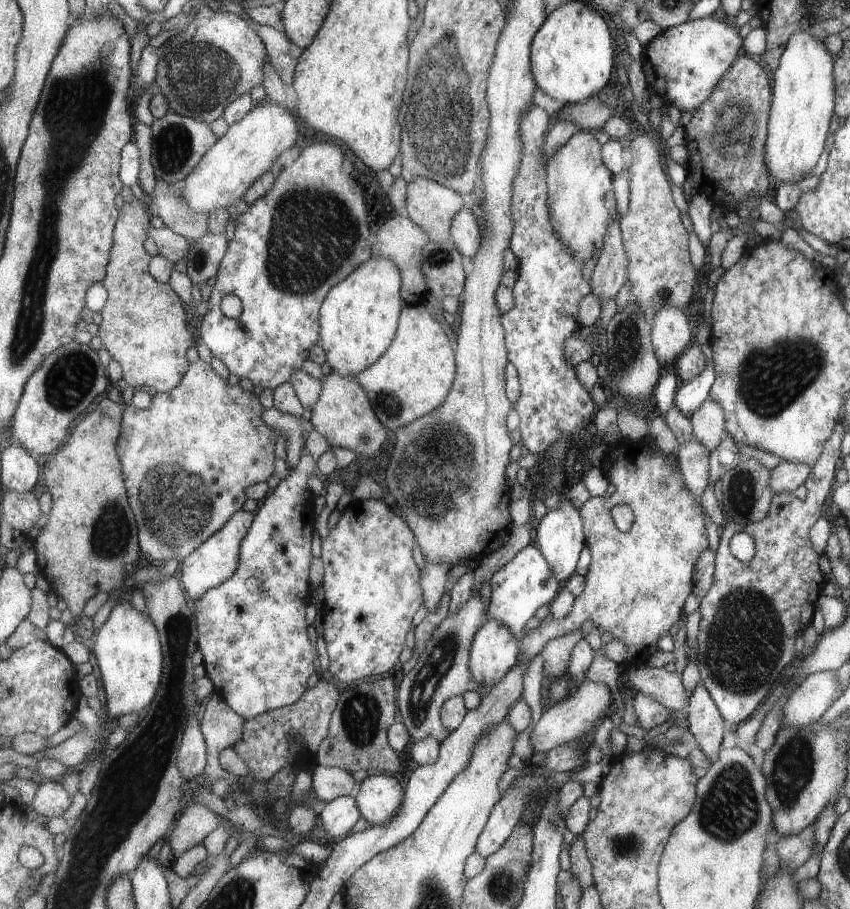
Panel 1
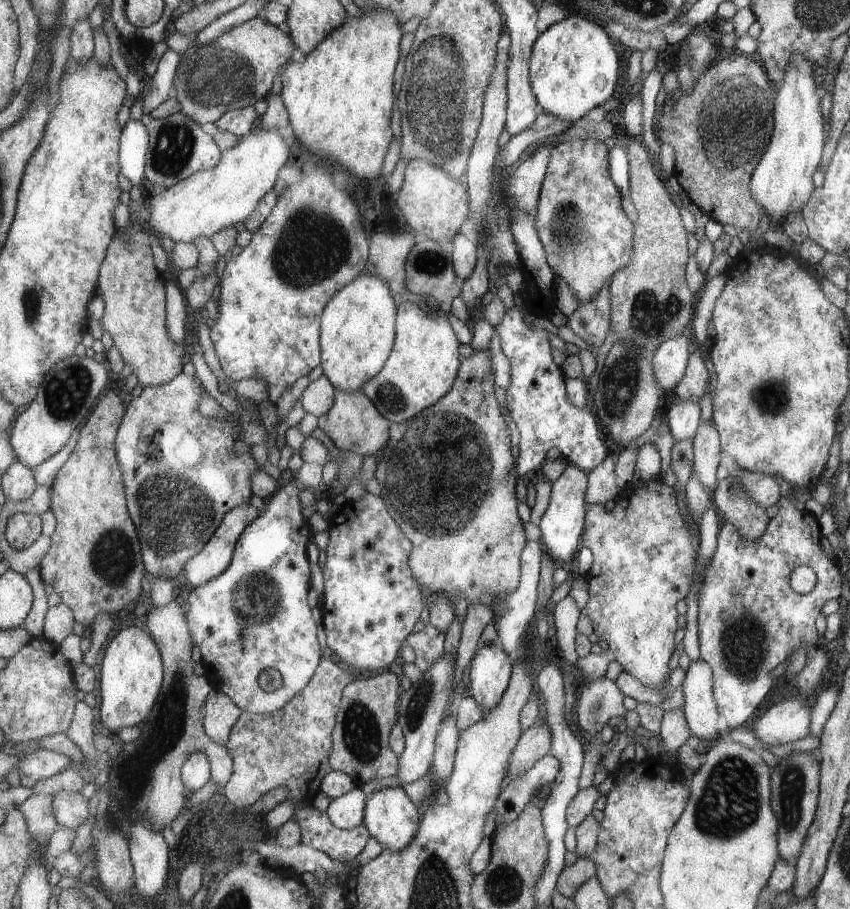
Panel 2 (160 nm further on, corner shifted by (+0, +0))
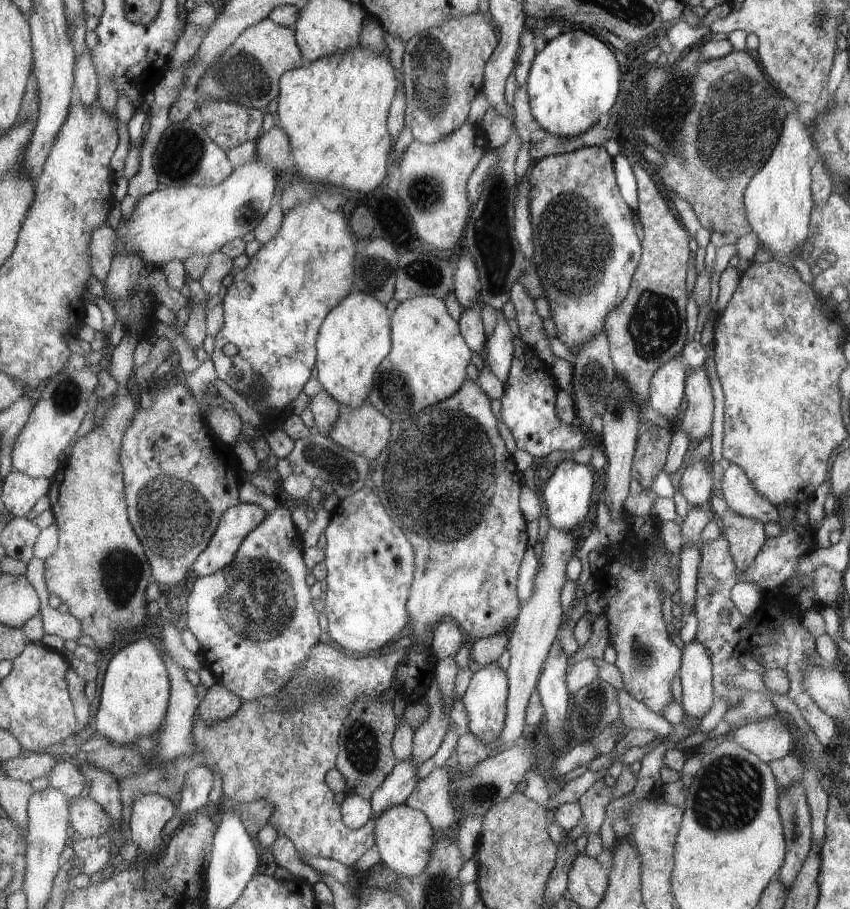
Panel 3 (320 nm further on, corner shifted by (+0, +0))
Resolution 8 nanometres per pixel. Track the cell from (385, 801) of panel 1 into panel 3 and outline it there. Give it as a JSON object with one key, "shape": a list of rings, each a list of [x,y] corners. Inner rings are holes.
{"shape":[[[406,803],[395,804],[374,821],[376,847],[382,863],[393,868],[397,874],[406,876],[417,876],[429,866],[433,860],[431,852],[435,850],[438,833],[422,811],[409,807]]]}

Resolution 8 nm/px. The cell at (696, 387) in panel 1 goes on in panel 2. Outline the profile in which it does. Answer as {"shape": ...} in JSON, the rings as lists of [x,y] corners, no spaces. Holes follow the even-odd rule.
{"shape":[[[678,398],[662,412],[667,416],[667,428],[674,442],[683,438],[693,439],[699,423],[699,402],[683,402],[683,398]]]}

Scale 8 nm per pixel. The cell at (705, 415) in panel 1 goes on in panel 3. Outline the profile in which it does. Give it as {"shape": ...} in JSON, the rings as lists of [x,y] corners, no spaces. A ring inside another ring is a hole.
{"shape":[[[708,457],[701,458],[694,464],[689,464],[683,471],[678,490],[688,504],[706,506],[712,496],[713,485],[711,461]]]}

